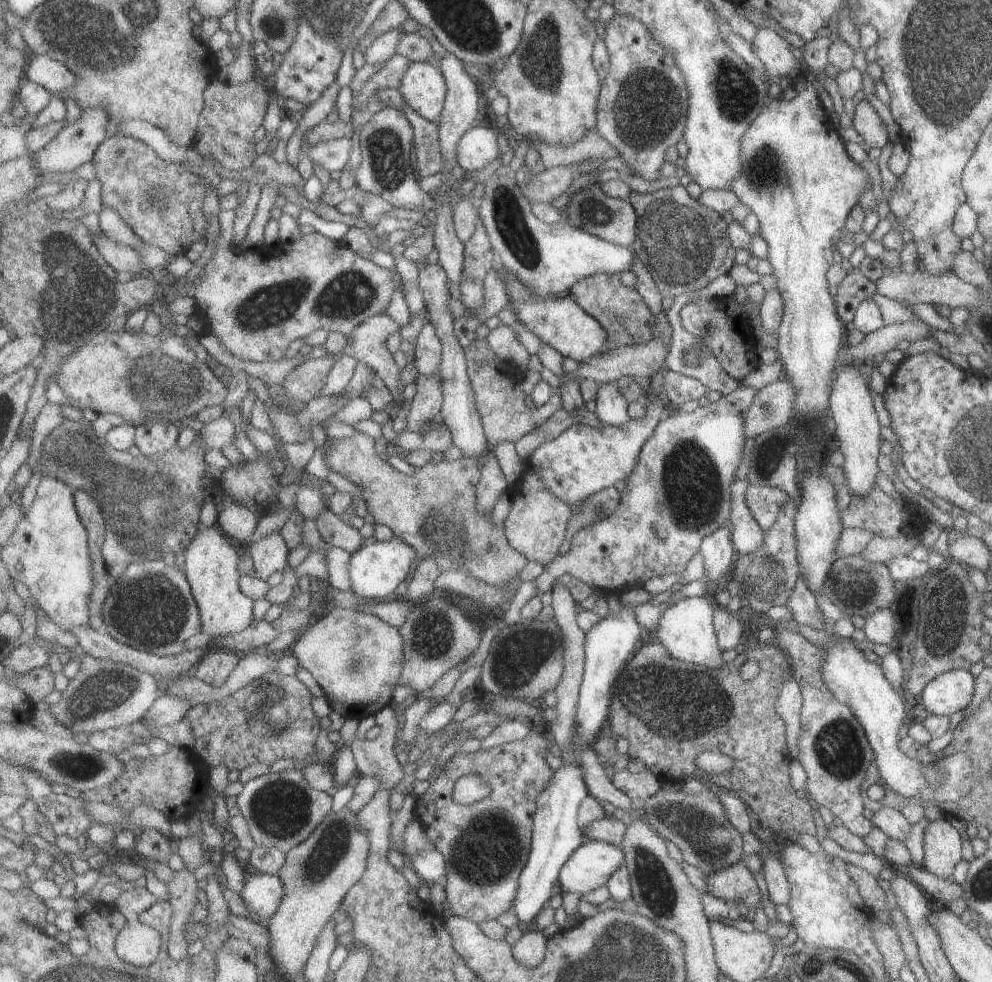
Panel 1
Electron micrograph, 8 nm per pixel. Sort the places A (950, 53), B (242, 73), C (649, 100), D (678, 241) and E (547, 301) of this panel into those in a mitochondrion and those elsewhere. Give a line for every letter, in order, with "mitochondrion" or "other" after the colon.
A: mitochondrion
B: other
C: mitochondrion
D: mitochondrion
E: other

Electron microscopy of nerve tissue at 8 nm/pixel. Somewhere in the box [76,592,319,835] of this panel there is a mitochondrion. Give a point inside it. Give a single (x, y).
(268, 709)

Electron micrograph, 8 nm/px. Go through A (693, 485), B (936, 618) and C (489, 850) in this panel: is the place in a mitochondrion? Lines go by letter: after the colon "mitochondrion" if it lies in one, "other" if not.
A: mitochondrion
B: mitochondrion
C: mitochondrion

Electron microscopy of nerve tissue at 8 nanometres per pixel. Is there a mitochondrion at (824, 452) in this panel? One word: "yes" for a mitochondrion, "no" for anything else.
no

